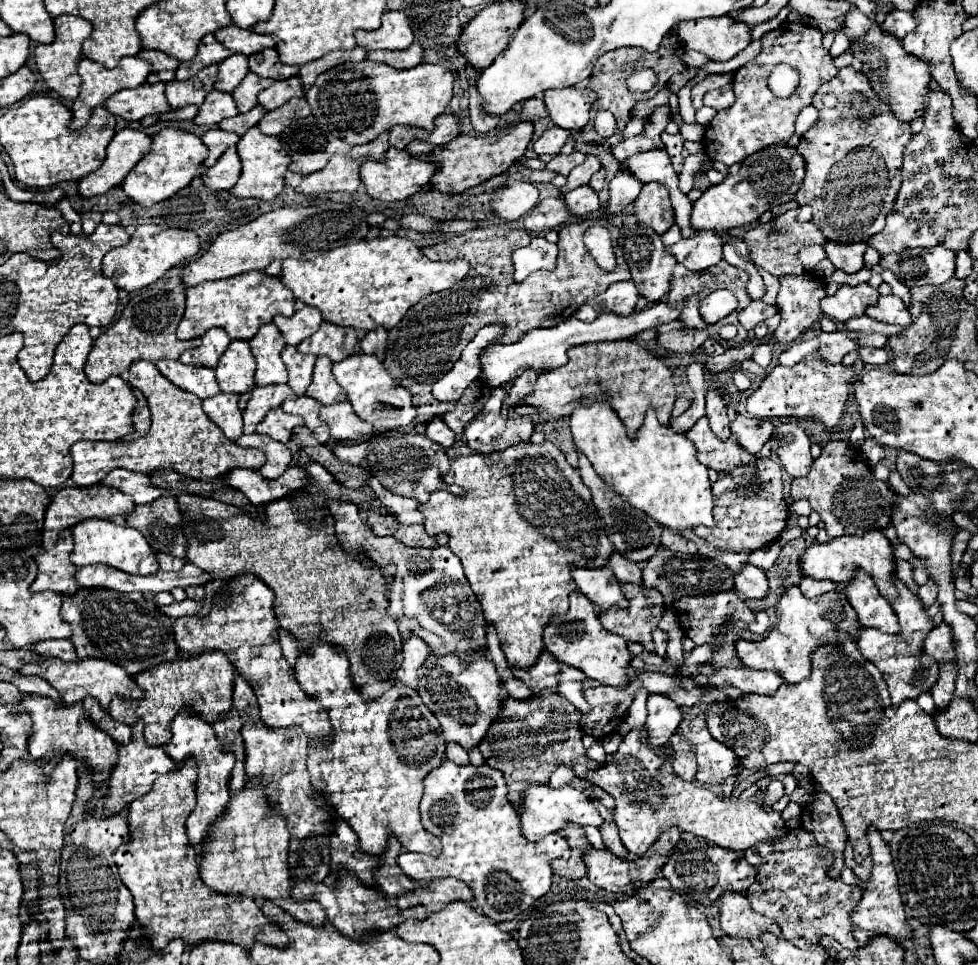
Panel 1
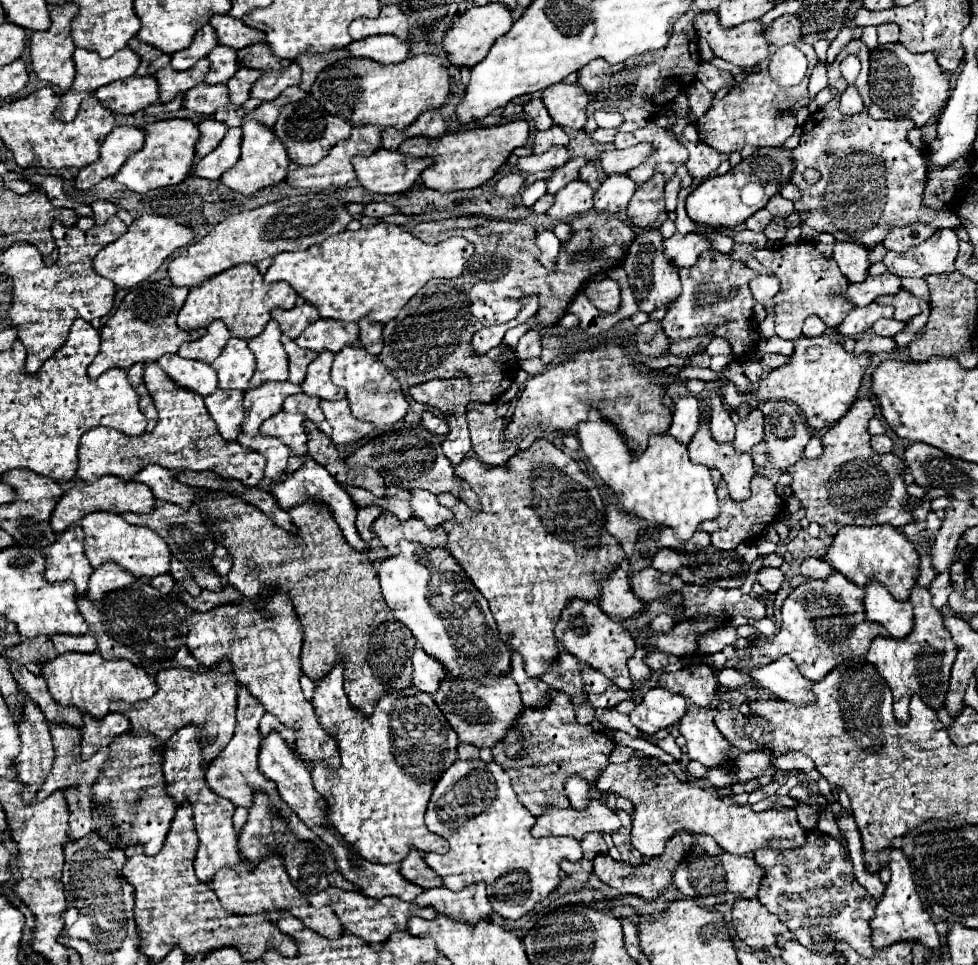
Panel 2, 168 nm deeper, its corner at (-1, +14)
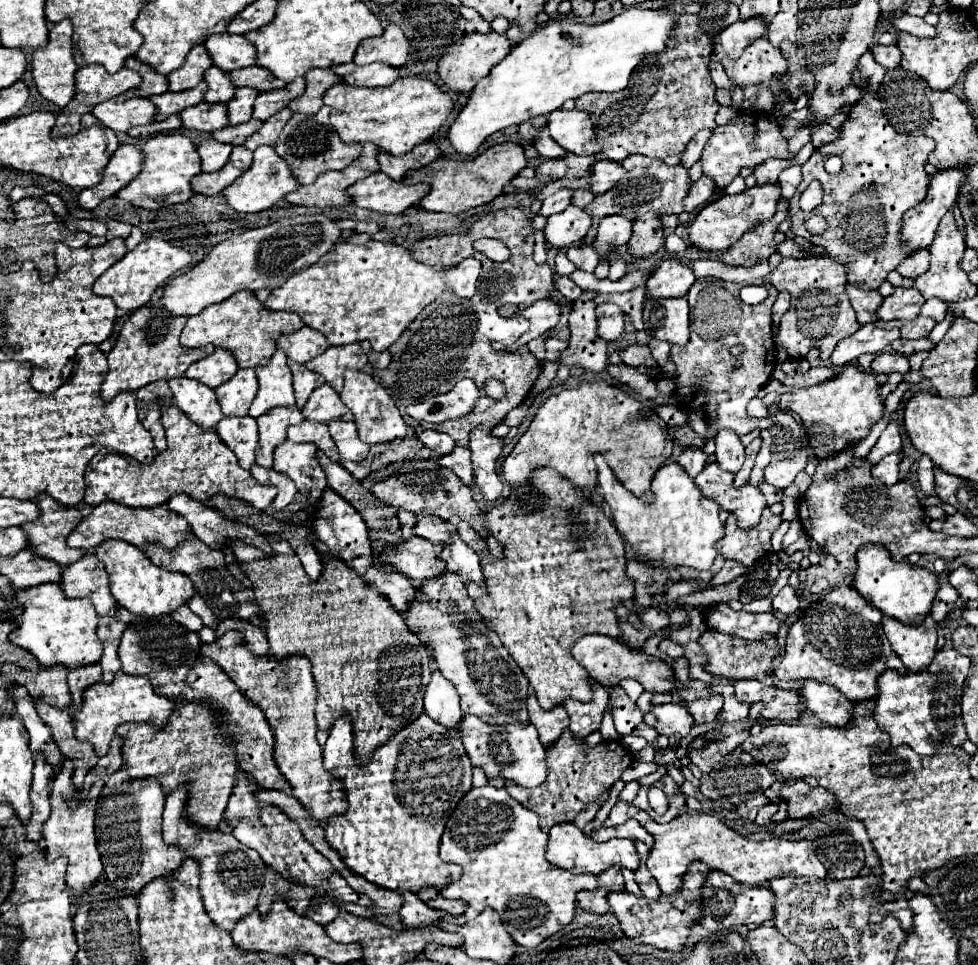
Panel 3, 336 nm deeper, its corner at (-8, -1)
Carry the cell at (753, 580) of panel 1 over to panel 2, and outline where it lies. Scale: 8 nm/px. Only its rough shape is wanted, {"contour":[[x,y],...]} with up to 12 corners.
{"contour":[[762,568],[758,582],[776,594],[784,582],[780,568]]}

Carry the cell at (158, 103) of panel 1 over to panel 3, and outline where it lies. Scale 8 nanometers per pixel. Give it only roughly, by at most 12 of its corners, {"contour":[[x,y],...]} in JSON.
{"contour":[[147,97],[115,99],[91,113],[105,127],[127,133],[149,125],[157,109]]}

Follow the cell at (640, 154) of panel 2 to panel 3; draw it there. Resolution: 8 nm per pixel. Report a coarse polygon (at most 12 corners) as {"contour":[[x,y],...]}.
{"contour":[[597,159],[591,165],[591,191],[603,195],[625,177],[621,163]]}

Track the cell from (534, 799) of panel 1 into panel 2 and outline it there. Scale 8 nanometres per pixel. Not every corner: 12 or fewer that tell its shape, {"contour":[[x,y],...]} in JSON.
{"contour":[[602,802],[588,808],[550,806],[532,836],[612,834],[620,818]]}

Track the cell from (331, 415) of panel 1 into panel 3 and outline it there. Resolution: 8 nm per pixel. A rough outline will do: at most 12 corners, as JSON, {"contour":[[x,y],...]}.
{"contour":[[331,421],[339,459],[361,461],[369,445],[353,421]]}

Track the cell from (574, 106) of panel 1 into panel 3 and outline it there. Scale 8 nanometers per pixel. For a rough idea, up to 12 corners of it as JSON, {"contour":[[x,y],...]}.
{"contour":[[557,109],[547,129],[567,151],[599,153],[585,111]]}

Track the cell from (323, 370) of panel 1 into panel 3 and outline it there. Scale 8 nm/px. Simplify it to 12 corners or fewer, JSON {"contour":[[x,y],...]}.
{"contour":[[329,383],[319,385],[303,417],[329,423],[349,413]]}

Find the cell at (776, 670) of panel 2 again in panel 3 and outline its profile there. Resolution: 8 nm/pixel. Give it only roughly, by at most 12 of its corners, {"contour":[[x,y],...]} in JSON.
{"contour":[[801,681],[805,709],[821,723],[843,727],[851,701],[827,683]]}

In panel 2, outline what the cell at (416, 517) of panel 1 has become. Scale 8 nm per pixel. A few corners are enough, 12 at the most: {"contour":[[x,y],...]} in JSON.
{"contour":[[412,490],[412,508],[430,528],[452,520],[428,490]]}

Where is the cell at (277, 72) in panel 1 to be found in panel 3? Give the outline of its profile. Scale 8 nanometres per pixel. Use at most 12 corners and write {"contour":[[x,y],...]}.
{"contour":[[259,65],[235,69],[235,87],[257,91],[285,87],[281,79]]}

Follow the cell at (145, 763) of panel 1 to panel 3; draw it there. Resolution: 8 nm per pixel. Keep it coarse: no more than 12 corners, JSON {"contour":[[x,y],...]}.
{"contour":[[125,765],[97,801],[95,835],[117,891],[181,865],[161,835],[165,793]]}

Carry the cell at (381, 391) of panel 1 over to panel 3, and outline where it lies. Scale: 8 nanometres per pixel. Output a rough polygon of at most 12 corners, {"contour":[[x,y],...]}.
{"contour":[[347,369],[341,399],[361,441],[407,435],[395,401],[369,373]]}

